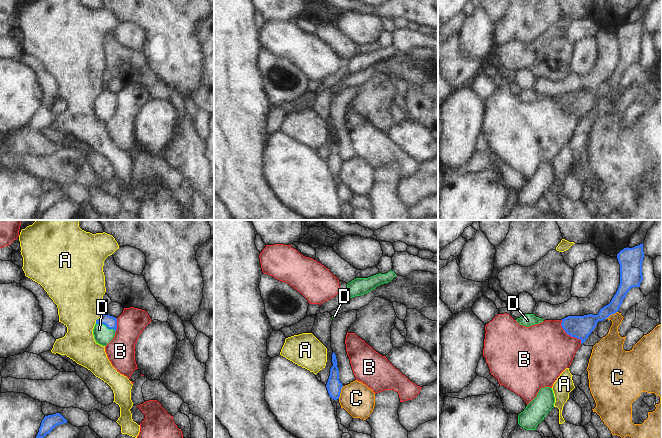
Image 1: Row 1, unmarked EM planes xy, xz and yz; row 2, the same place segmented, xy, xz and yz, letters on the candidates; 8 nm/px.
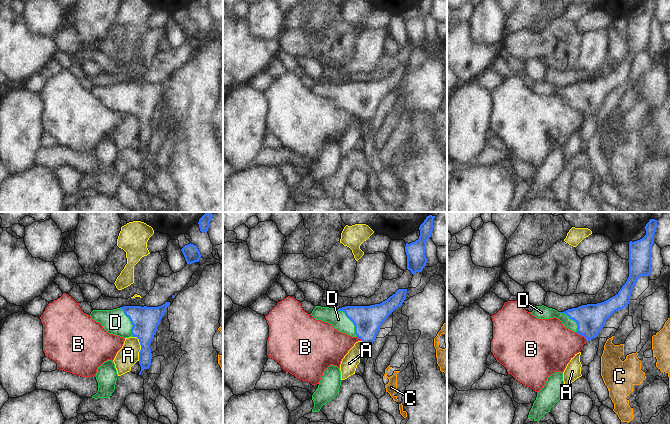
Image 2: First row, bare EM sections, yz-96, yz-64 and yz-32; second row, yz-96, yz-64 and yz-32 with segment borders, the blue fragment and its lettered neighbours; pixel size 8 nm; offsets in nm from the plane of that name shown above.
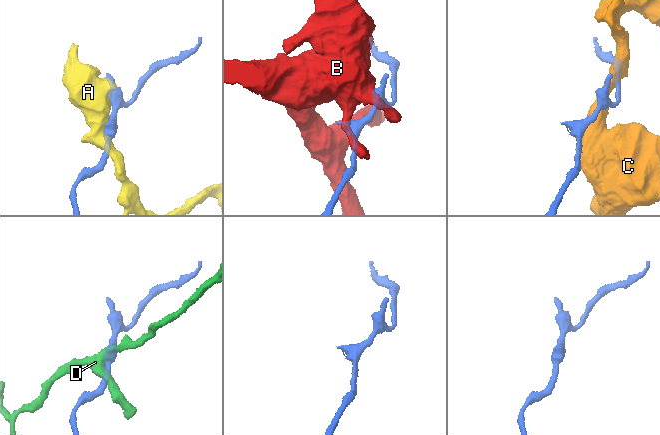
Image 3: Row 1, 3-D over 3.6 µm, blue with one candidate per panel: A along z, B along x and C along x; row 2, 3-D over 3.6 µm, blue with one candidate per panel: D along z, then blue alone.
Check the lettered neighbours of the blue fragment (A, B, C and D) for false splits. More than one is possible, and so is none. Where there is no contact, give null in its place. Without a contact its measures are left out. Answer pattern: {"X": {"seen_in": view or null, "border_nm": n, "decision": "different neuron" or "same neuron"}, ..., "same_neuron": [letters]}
{"A": {"seen_in": "xy", "border_nm": 100, "decision": "different neuron"}, "B": {"seen_in": "yz", "border_nm": 260, "decision": "different neuron"}, "C": {"seen_in": "xz", "border_nm": 110, "decision": "different neuron"}, "D": {"seen_in": "xy", "border_nm": 170, "decision": "same neuron"}, "same_neuron": ["D"]}

